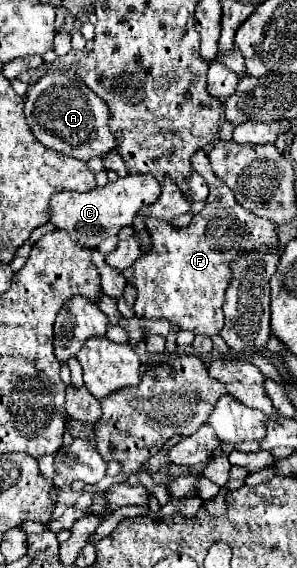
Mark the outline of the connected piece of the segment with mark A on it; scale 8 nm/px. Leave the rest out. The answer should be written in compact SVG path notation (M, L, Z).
M45 74L33 86L29 86L25 98L25 118L35 138L65 156L89 160L93 156L105 156L115 148L115 138L109 130L109 108L91 92L81 80L67 78L63 74Z

